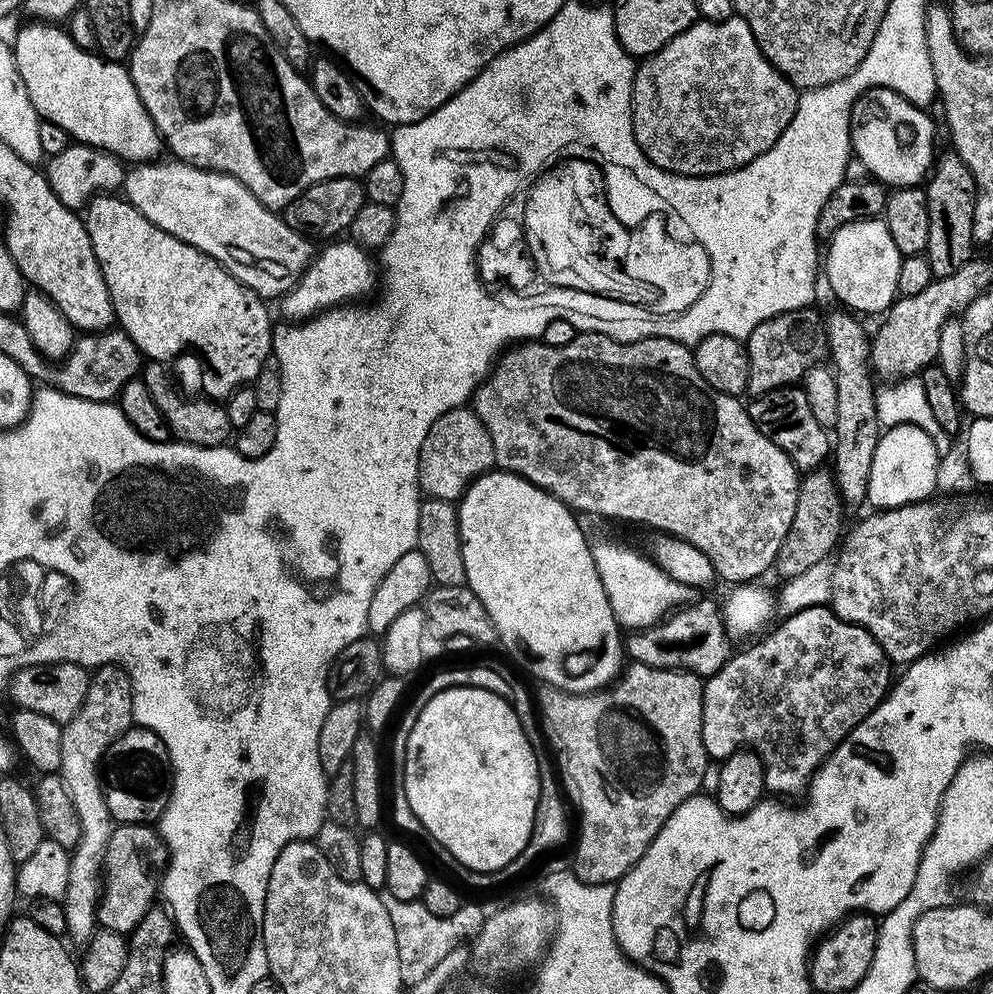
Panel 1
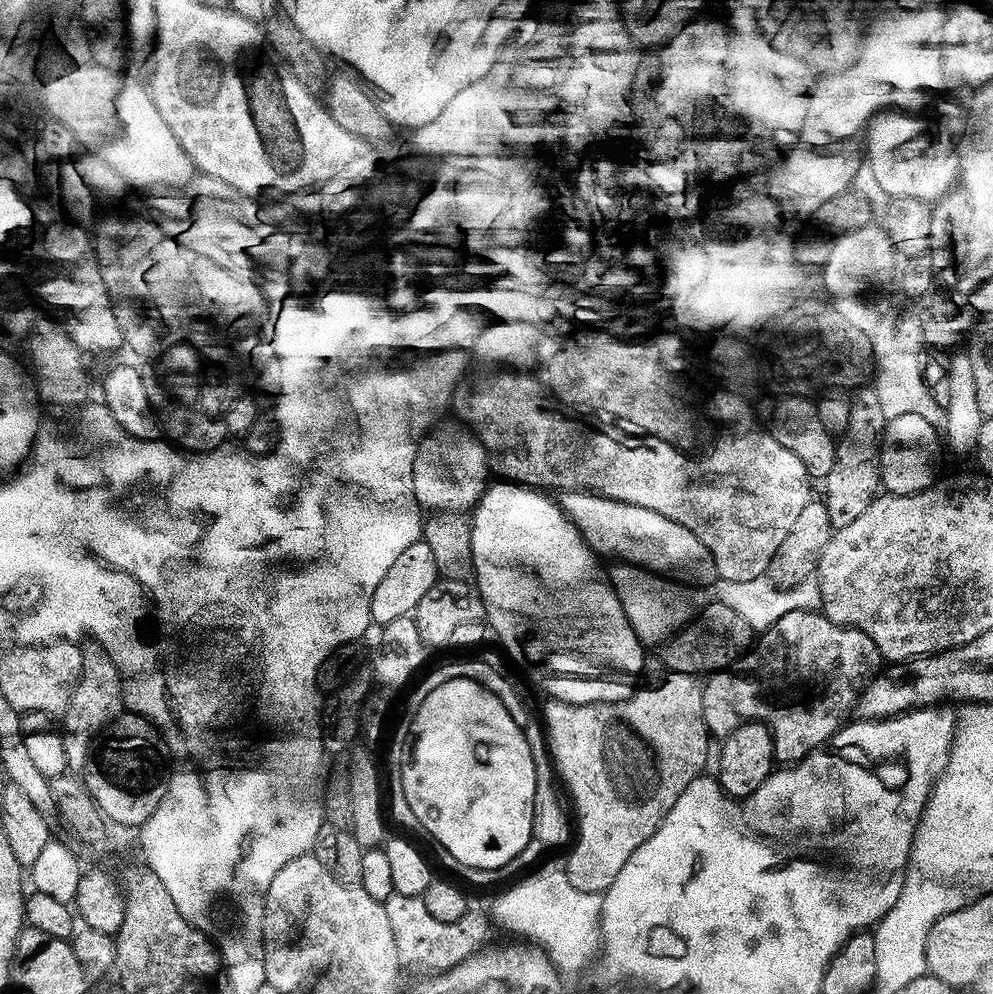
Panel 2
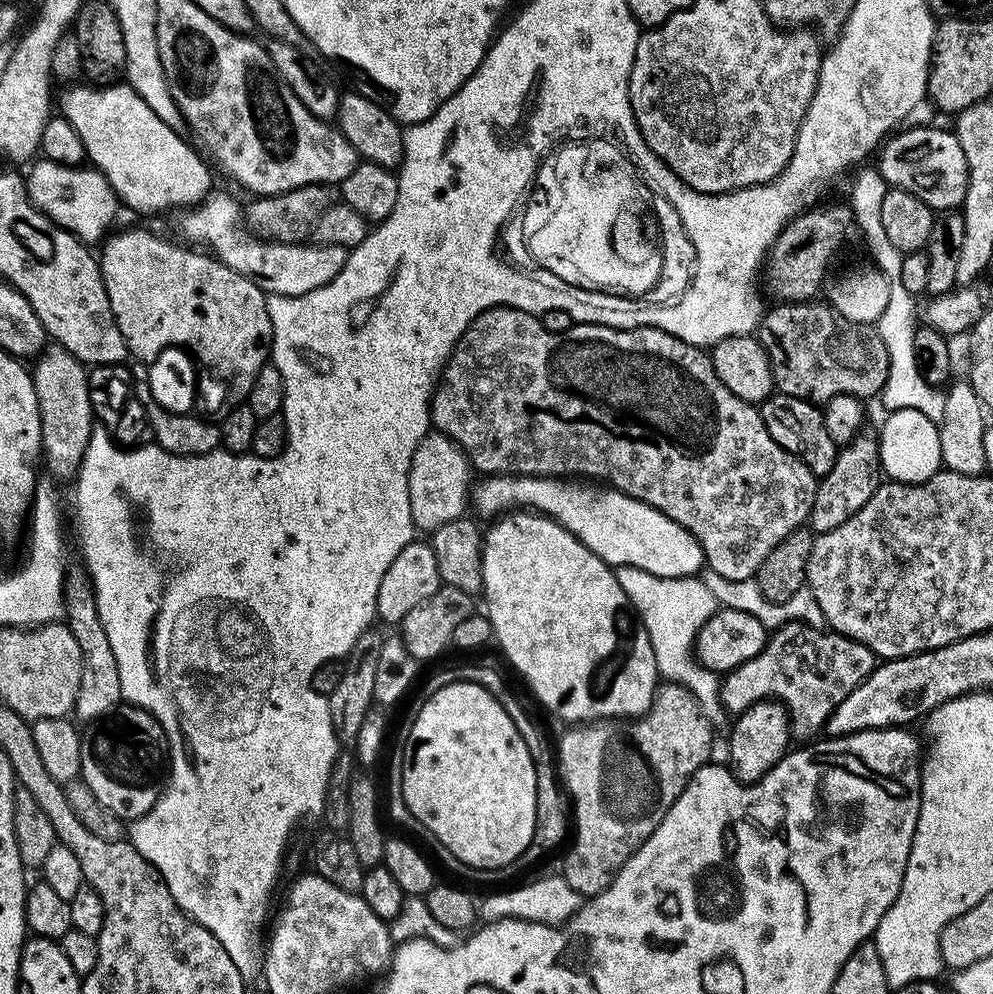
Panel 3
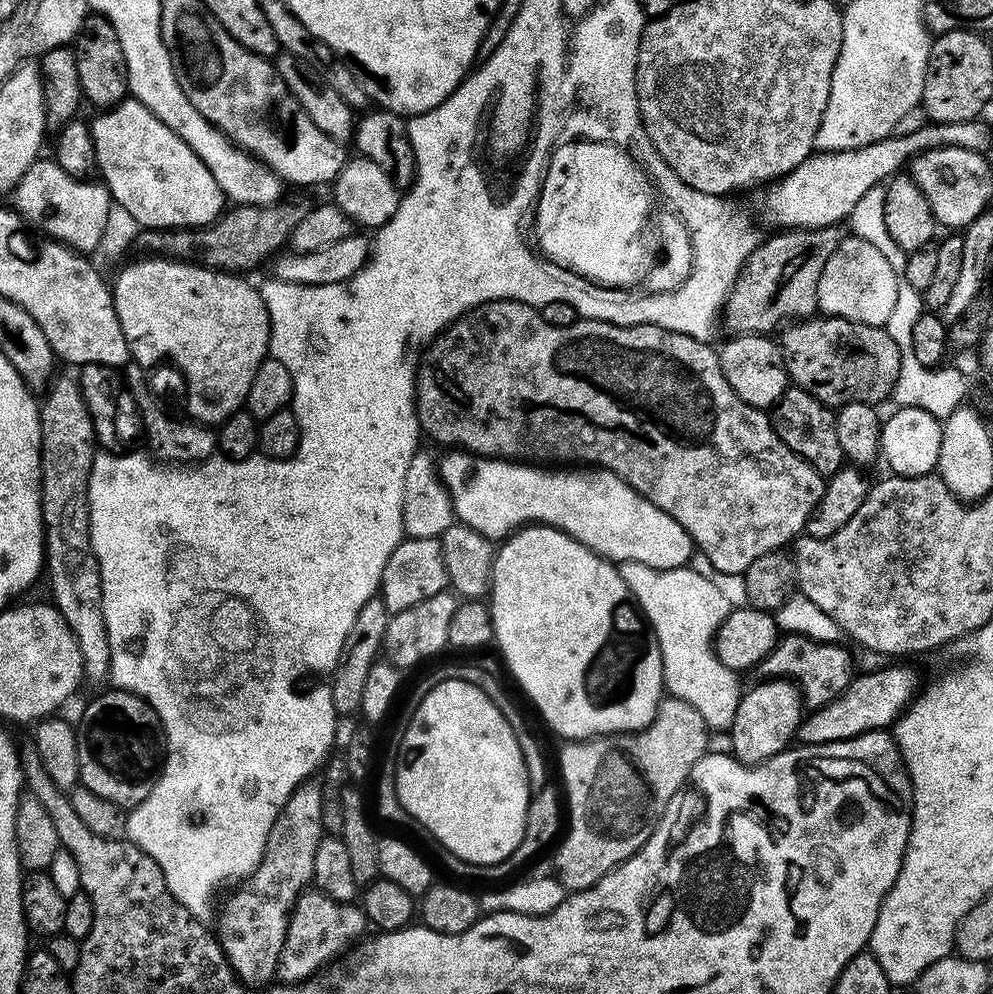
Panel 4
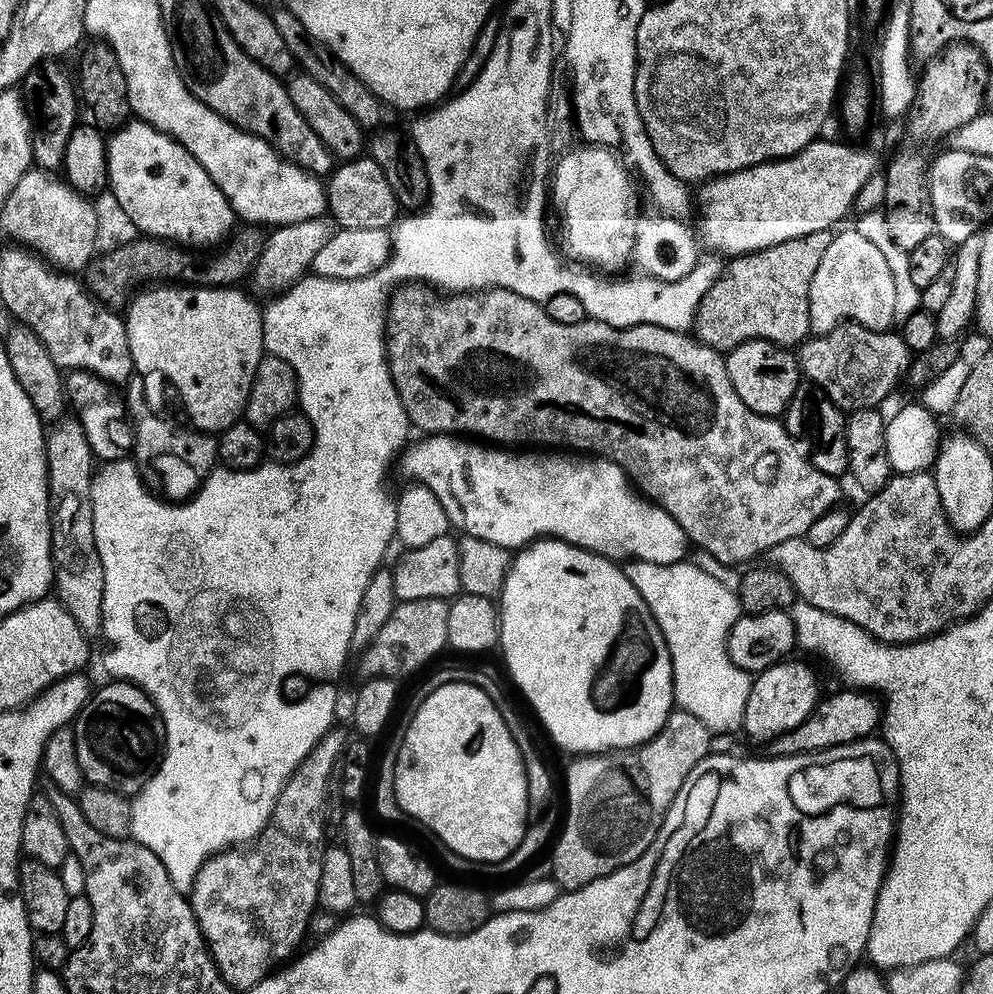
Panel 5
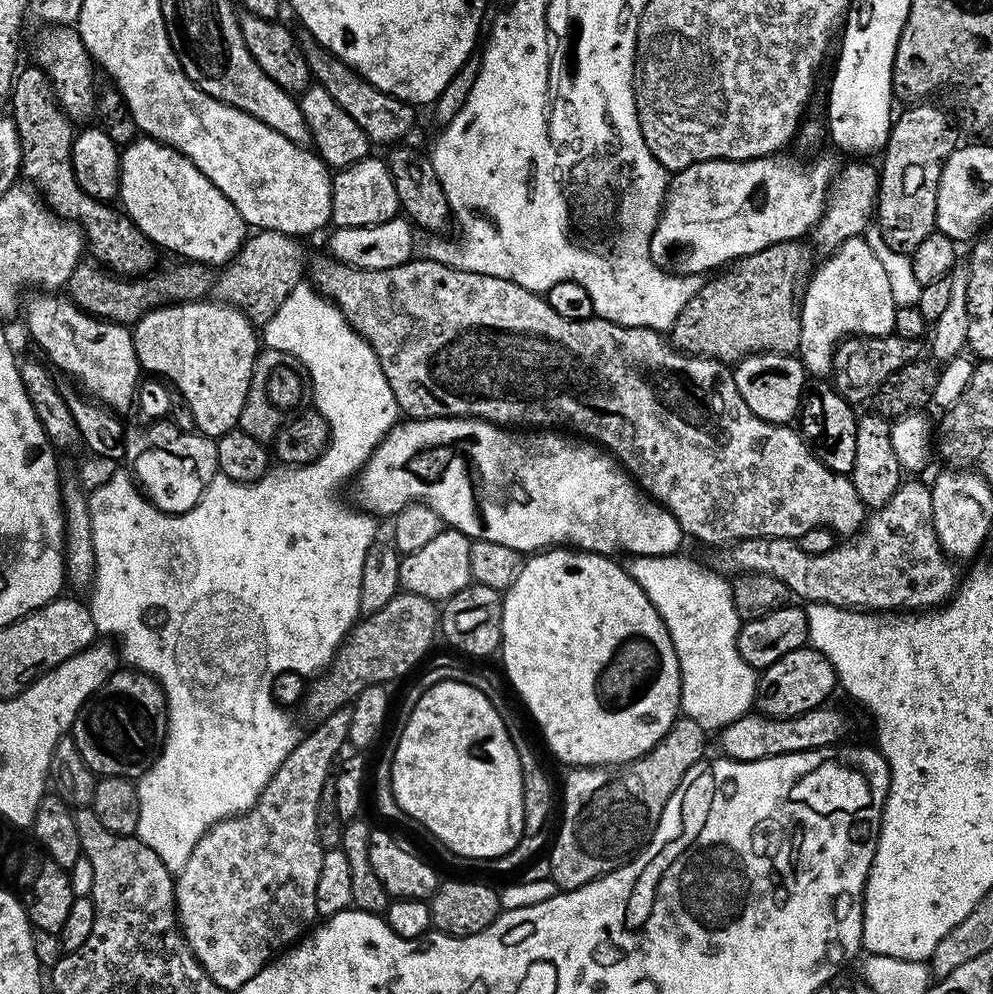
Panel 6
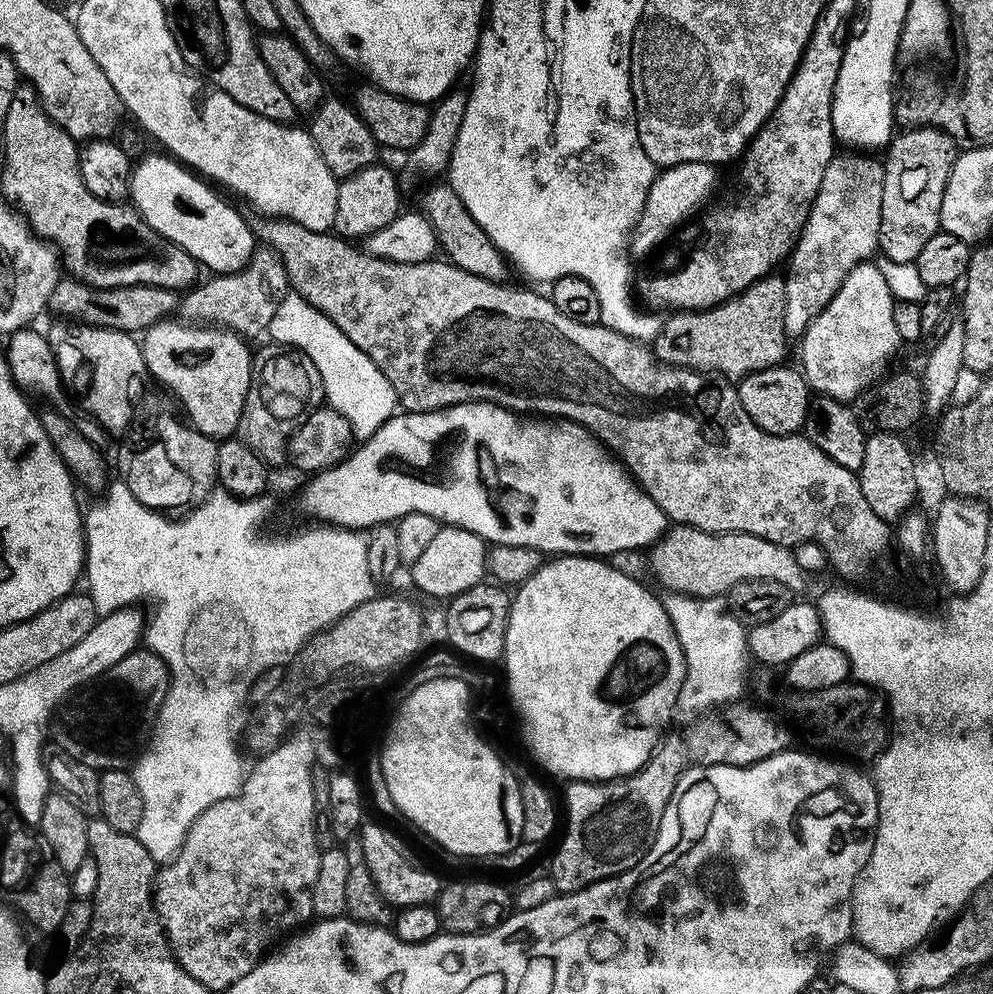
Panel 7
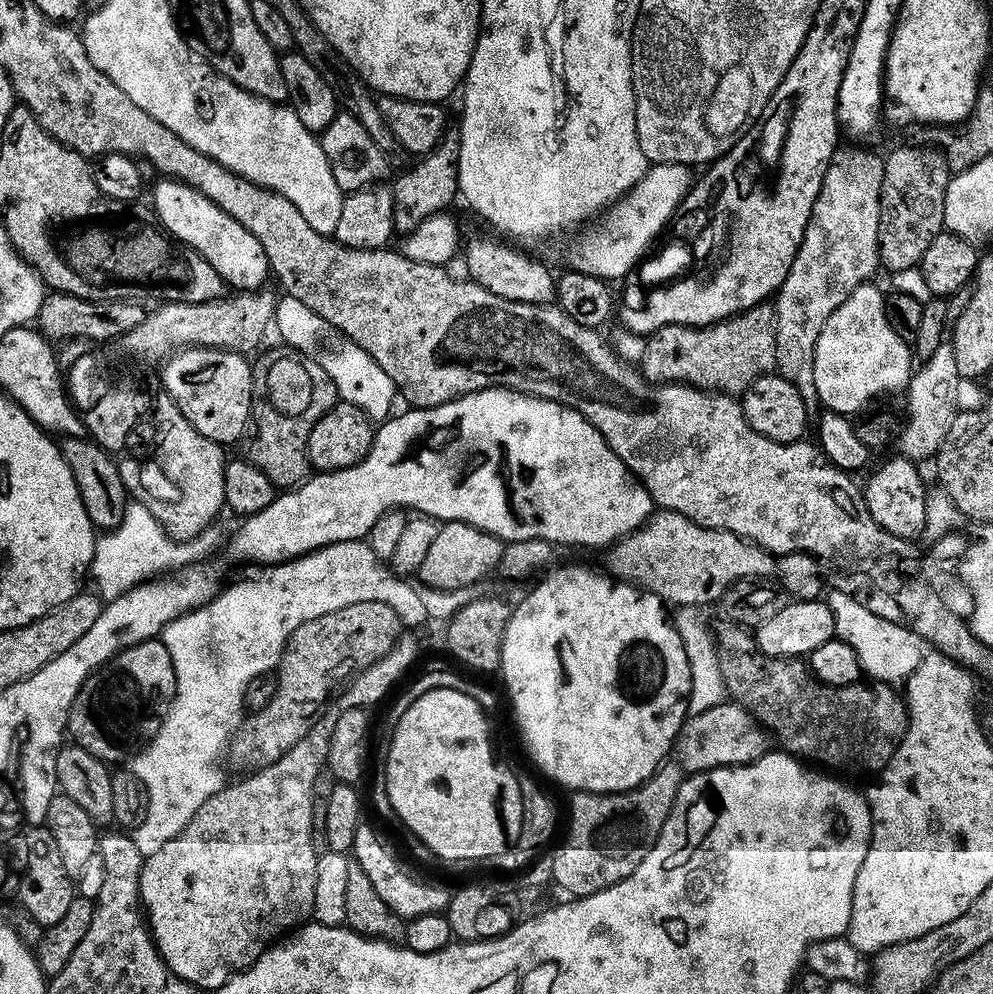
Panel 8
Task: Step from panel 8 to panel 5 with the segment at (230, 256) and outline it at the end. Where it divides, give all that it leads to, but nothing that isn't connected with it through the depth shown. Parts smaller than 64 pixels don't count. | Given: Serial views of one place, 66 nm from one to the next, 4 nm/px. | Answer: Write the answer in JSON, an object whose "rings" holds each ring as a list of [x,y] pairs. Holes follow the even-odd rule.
{"rings":[[[136,118],[113,131],[107,137],[107,142],[110,192],[116,195],[117,206],[124,211],[125,218],[137,228],[137,233],[158,240],[171,240],[196,250],[208,250],[219,245],[233,231],[232,223],[237,223],[238,217],[226,194],[222,194],[210,174],[202,170],[198,158],[186,151],[173,136],[168,136]]]}

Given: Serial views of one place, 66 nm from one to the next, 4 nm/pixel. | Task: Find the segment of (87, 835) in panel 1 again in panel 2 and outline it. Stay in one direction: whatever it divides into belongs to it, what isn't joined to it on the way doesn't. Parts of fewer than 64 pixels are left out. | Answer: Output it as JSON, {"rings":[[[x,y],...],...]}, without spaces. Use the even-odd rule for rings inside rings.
{"rings":[[[95,642],[83,645],[82,674],[74,694],[70,698],[68,708],[62,714],[64,728],[62,735],[66,746],[66,758],[73,769],[83,769],[90,759],[97,735],[108,727],[111,720],[115,720],[124,706],[124,684],[120,680],[118,666],[106,654],[106,650]]]}

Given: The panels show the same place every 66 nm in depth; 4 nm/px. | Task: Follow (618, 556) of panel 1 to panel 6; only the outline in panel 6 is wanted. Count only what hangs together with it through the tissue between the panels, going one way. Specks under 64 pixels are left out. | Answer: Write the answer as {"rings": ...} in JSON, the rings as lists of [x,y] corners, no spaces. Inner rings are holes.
{"rings":[[[673,554],[671,556],[633,556],[627,561],[628,576],[634,578],[638,582],[638,586],[642,586],[642,590],[646,594],[646,598],[650,598],[650,602],[654,606],[654,610],[658,610],[658,614],[662,618],[662,622],[666,626],[666,630],[670,634],[670,642],[674,642],[674,650],[678,654],[678,666],[680,667],[680,710],[687,719],[698,722],[698,726],[702,726],[705,730],[719,730],[727,726],[730,722],[734,722],[738,718],[749,715],[753,711],[756,703],[756,685],[758,683],[757,669],[749,666],[742,658],[742,654],[738,650],[738,634],[740,633],[740,625],[742,623],[738,610],[734,606],[734,598],[732,597],[732,585],[726,579],[723,580],[716,572],[710,572],[703,568],[696,560],[691,560],[685,554]]]}

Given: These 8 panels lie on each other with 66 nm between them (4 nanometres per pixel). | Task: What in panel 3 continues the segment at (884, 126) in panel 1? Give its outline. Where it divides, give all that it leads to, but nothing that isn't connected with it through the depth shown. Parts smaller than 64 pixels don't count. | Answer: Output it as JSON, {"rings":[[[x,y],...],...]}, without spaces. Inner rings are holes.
{"rings":[[[912,128],[891,135],[879,149],[877,169],[891,187],[915,192],[921,201],[936,212],[961,207],[970,182],[968,160],[953,131],[942,128]]]}

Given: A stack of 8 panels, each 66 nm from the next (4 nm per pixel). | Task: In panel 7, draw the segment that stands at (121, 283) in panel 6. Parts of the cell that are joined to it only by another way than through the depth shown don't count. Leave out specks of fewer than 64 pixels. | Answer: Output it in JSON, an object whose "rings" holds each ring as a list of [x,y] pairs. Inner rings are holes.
{"rings":[[[62,278],[58,286],[54,286],[54,294],[50,294],[47,311],[53,312],[53,317],[67,318],[72,322],[98,326],[99,328],[113,328],[133,334],[143,333],[152,324],[159,320],[171,317],[177,311],[182,299],[181,293],[174,288],[163,288],[162,286],[126,286],[125,288],[92,288],[83,284],[80,280]]]}

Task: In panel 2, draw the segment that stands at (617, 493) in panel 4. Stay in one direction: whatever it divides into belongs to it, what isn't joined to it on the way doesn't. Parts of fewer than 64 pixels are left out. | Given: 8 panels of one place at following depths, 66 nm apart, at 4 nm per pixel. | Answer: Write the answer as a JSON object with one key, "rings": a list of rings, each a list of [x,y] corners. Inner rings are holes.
{"rings":[[[579,490],[559,493],[558,503],[573,526],[580,531],[588,547],[601,557],[617,556],[617,561],[639,566],[652,574],[673,572],[688,584],[712,586],[718,579],[714,558],[710,558],[702,542],[698,542],[698,538],[694,538],[686,526],[678,526],[678,522],[662,518],[662,514],[654,514],[654,510]]]}

